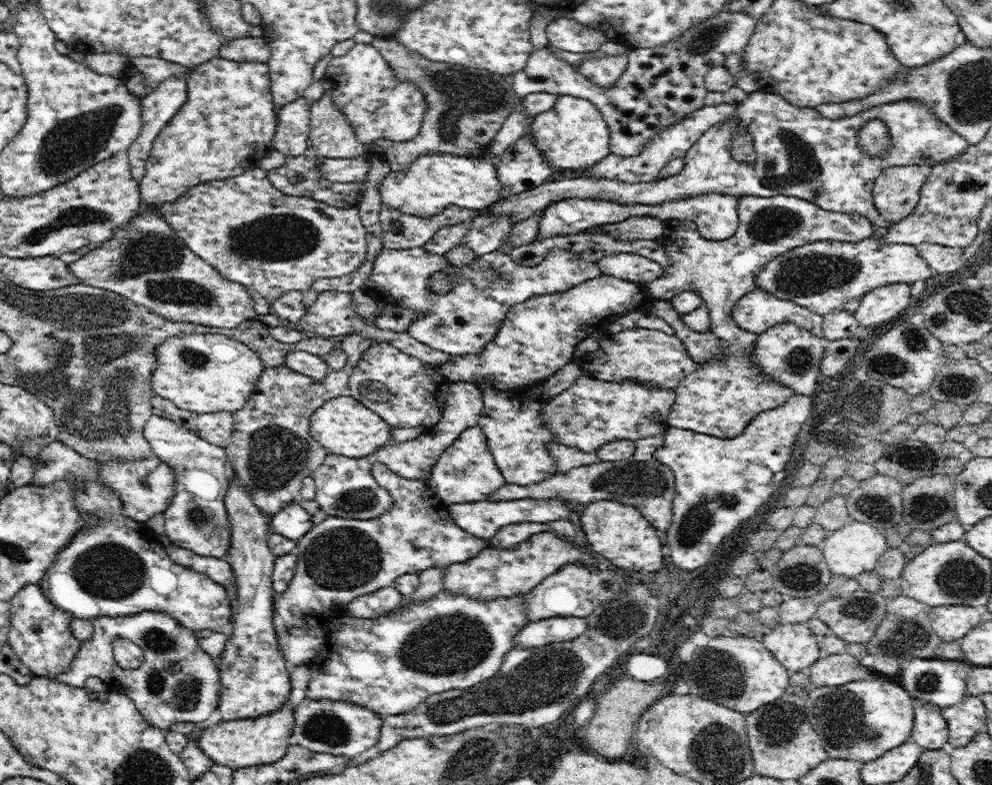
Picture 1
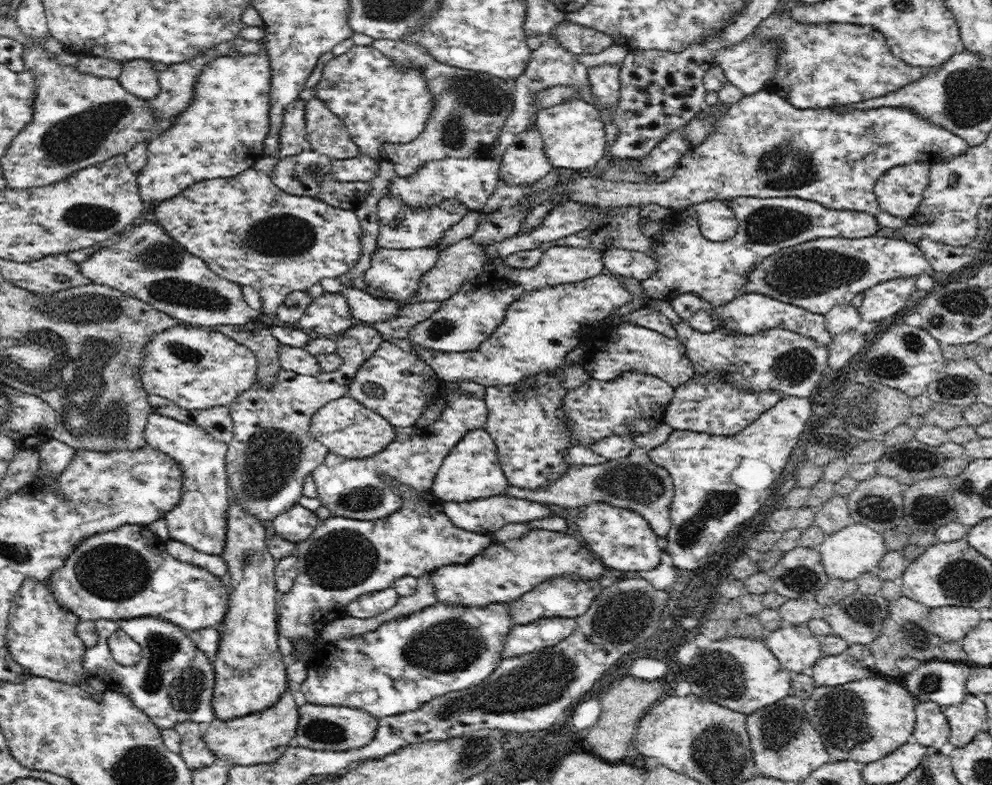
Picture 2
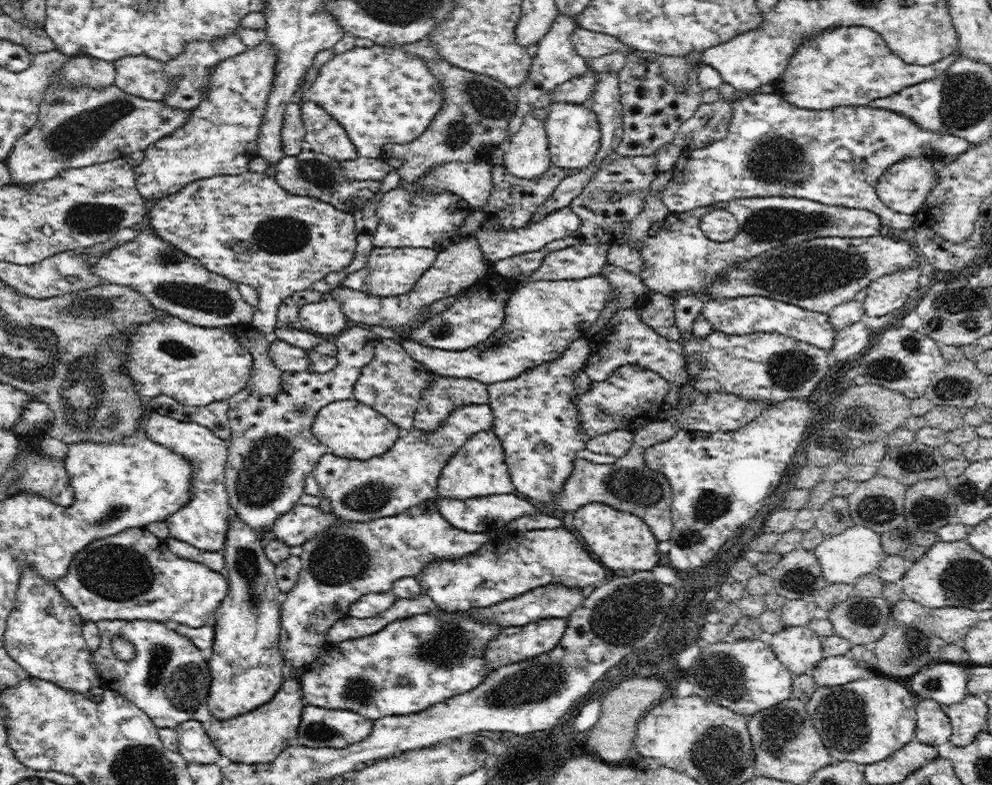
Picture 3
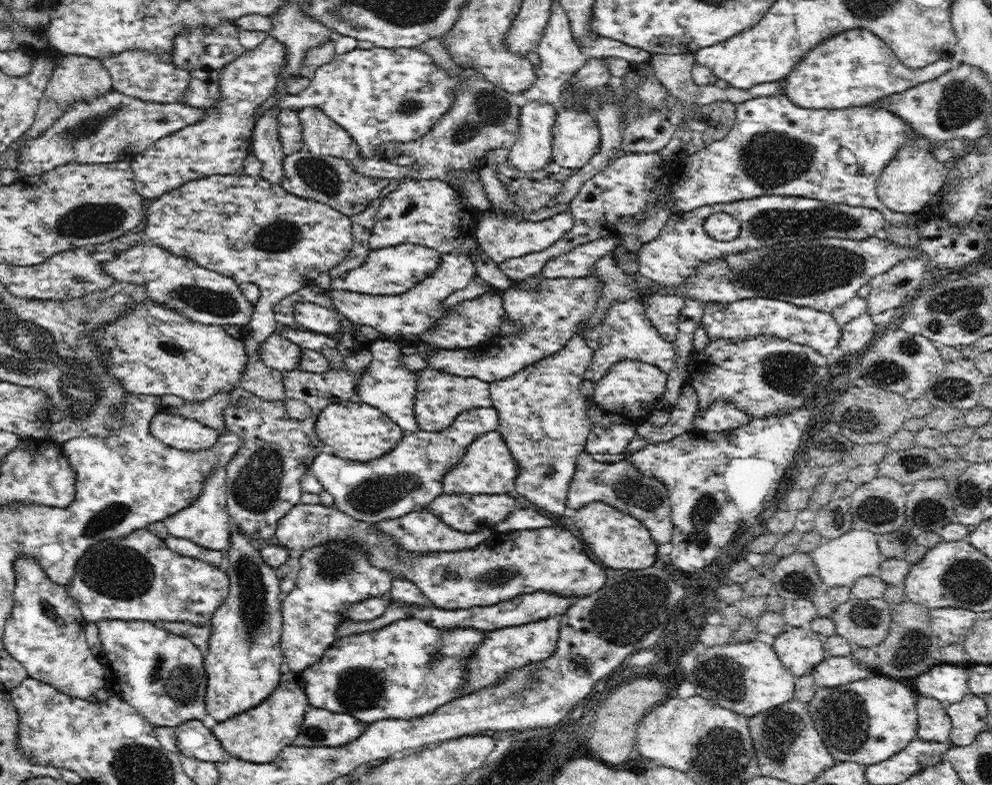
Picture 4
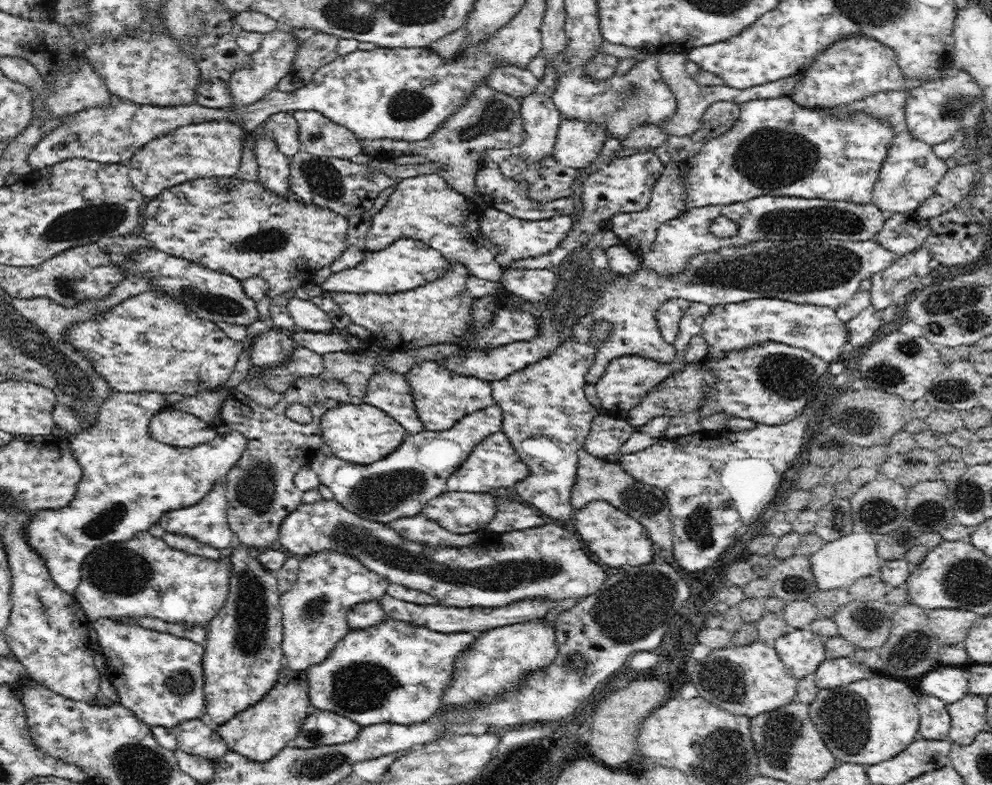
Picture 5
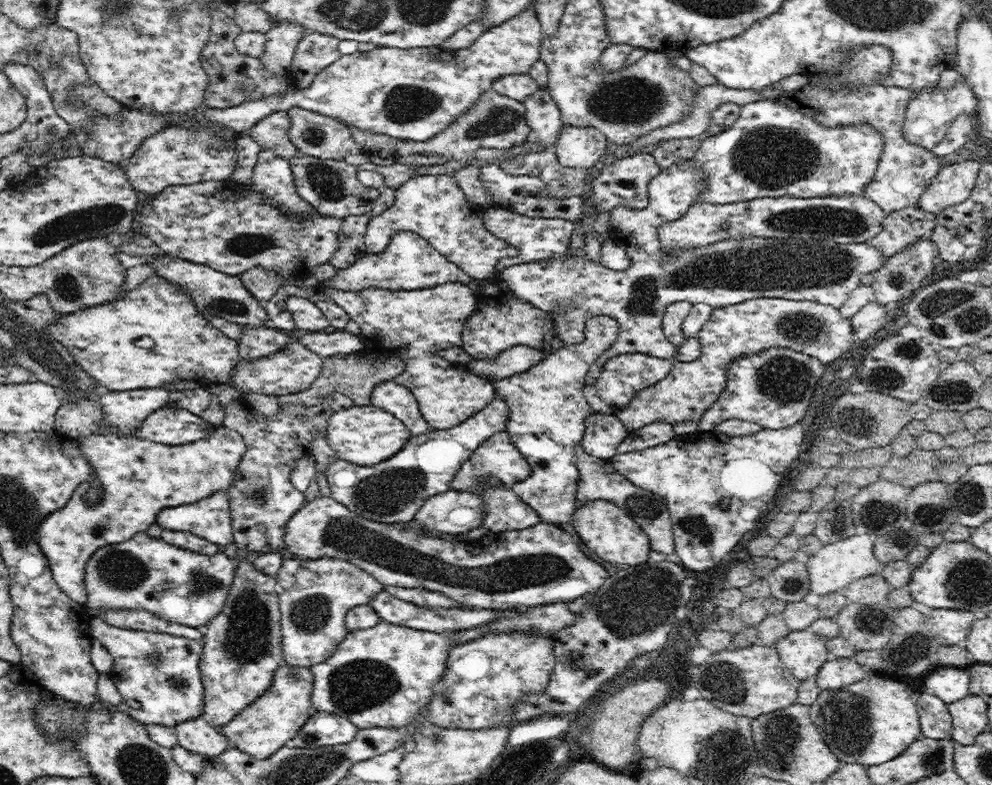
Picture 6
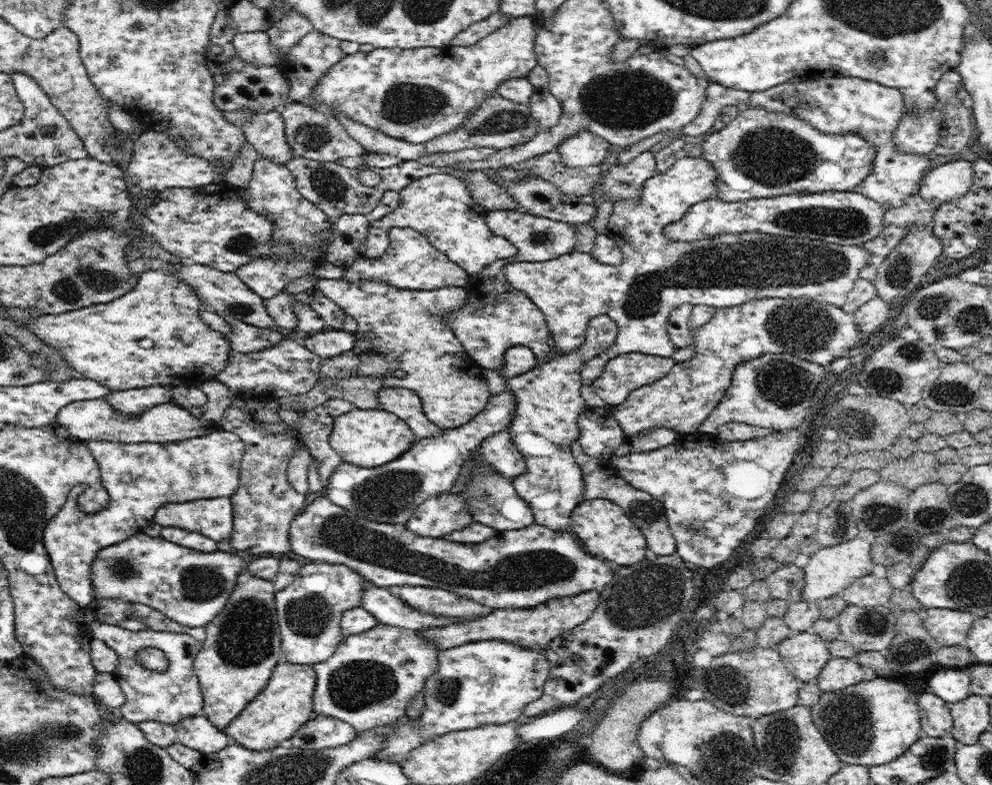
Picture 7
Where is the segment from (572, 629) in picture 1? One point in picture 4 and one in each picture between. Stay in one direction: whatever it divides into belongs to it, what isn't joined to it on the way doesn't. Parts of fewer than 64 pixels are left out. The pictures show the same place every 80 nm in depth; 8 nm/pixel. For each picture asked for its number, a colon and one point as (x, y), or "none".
2: (541, 634)
3: (512, 644)
4: (502, 650)

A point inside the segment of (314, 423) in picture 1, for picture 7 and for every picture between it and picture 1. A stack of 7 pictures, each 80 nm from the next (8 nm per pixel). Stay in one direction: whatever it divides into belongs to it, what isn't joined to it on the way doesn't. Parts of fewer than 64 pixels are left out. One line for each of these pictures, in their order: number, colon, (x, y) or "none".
2: (345, 427)
3: (348, 428)
4: (353, 430)
5: (362, 434)
6: (367, 435)
7: (370, 438)

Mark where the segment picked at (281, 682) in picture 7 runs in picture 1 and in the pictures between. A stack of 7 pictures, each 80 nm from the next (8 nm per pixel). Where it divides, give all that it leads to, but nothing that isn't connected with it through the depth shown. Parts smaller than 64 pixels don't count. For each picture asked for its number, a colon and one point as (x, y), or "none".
1: (241, 743)
2: (259, 738)
3: (258, 736)
4: (258, 735)
5: (259, 732)
6: (264, 726)

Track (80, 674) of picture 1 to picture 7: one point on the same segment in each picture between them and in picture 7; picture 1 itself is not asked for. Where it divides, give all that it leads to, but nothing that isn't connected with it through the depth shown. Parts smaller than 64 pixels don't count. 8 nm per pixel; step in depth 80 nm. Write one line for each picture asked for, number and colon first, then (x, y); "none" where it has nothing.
2: (174, 681)
3: (169, 679)
4: (162, 674)
5: (158, 676)
6: (167, 692)
7: (169, 696)

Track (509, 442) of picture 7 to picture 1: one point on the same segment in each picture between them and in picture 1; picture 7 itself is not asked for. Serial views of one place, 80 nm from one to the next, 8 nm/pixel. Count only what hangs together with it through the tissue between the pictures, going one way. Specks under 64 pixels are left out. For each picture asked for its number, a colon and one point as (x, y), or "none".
1: (466, 472)
2: (471, 471)
3: (479, 468)
4: (487, 468)
5: (493, 464)
6: (497, 459)

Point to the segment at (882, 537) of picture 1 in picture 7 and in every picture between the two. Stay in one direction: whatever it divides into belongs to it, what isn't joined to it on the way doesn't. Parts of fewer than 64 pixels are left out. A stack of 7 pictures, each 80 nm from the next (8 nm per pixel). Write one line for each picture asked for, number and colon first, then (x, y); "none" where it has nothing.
2: (856, 549)
3: (844, 557)
4: (840, 562)
5: (838, 564)
6: (832, 568)
7: (830, 570)

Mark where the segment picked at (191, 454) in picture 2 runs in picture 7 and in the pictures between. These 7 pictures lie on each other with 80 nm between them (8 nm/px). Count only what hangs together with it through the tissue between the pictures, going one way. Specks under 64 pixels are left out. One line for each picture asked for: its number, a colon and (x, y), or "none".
3: (203, 522)
4: (206, 522)
5: (207, 521)
6: (209, 518)
7: (90, 420)

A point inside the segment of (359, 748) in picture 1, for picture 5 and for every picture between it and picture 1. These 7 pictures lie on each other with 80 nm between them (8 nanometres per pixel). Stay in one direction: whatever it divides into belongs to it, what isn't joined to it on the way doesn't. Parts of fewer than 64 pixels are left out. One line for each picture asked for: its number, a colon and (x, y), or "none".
2: (321, 727)
3: (320, 727)
4: (320, 727)
5: (321, 727)

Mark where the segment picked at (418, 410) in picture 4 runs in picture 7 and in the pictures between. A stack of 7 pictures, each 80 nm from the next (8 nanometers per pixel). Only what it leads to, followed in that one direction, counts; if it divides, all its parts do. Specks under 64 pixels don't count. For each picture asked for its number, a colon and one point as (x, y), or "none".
5: (442, 397)
6: (414, 325)
7: (397, 329)

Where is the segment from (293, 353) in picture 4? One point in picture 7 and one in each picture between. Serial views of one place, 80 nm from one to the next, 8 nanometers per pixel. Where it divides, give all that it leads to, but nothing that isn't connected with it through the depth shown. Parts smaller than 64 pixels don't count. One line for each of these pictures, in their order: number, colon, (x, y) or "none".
5: (272, 348)
6: (255, 343)
7: (243, 337)

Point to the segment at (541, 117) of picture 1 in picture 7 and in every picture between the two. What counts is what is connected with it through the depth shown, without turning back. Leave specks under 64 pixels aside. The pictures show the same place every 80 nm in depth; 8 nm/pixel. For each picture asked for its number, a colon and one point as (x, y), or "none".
2: (573, 135)
3: (573, 132)
4: (577, 138)
5: (578, 143)
6: (577, 146)
7: (583, 149)

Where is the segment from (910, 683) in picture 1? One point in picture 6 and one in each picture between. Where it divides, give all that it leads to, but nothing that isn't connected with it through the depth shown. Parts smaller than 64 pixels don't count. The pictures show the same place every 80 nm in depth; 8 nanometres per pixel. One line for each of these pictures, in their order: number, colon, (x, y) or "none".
2: (945, 683)
3: (946, 683)
4: (949, 684)
5: (950, 684)
6: (950, 684)

